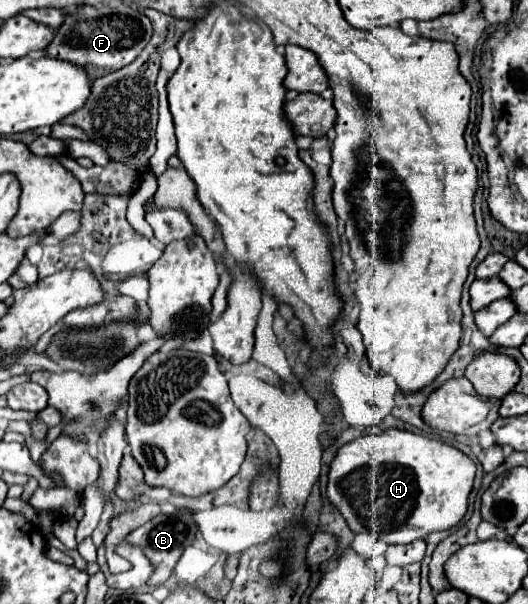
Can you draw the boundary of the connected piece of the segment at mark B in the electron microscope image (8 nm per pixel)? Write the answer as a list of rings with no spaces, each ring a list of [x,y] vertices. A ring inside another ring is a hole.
[[[178,509],[178,513],[174,513],[174,515],[164,515],[164,513],[160,513],[158,517],[154,517],[152,521],[144,523],[142,527],[138,527],[138,529],[134,529],[134,531],[130,533],[128,541],[134,543],[134,545],[140,545],[142,551],[146,553],[146,557],[148,557],[148,559],[154,563],[154,567],[156,567],[156,571],[154,571],[154,575],[150,577],[148,585],[162,585],[164,581],[168,581],[168,577],[172,575],[172,569],[176,567],[176,563],[178,563],[178,559],[182,557],[184,549],[192,545],[192,541],[194,541],[194,537],[196,537],[196,531],[198,531],[198,529],[196,529],[196,523],[192,521],[192,517],[194,517],[194,513],[192,513],[190,509]]]

